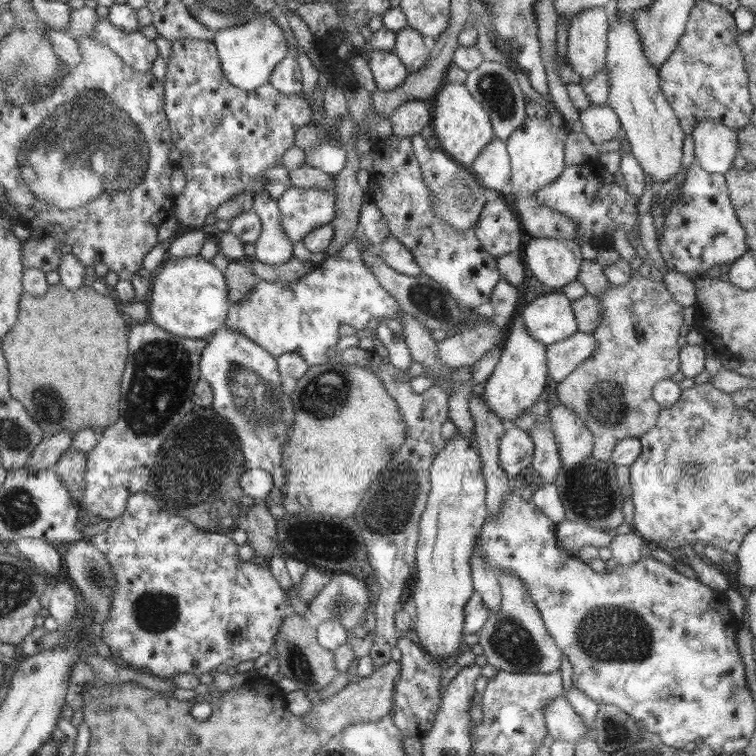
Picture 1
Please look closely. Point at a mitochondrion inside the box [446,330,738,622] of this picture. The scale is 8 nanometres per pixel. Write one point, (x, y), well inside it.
(589, 493)

